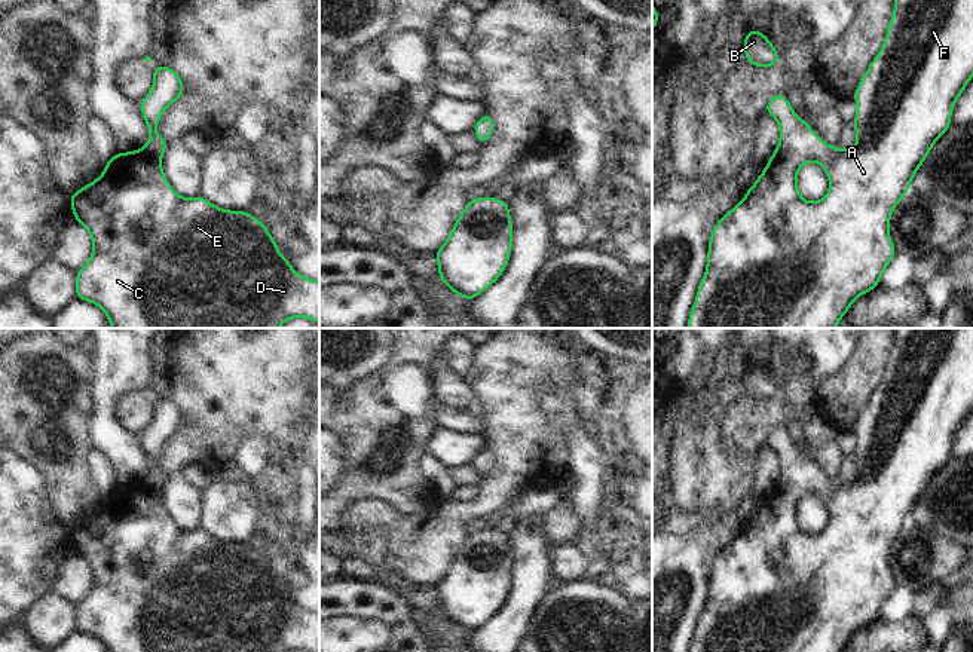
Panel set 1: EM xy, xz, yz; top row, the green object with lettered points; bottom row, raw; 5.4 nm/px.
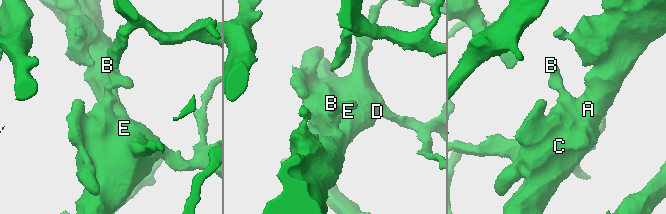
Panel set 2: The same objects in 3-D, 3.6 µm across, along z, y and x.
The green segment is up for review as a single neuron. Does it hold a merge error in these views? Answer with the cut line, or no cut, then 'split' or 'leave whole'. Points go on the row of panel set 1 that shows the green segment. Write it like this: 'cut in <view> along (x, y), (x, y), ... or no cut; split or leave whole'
no cut; leave whole

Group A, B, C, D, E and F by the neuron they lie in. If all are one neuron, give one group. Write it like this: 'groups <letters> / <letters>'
groups A B C D E F

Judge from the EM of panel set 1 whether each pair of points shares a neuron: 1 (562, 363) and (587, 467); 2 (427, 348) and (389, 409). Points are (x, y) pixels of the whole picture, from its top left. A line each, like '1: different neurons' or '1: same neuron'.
1: different neurons
2: same neuron

